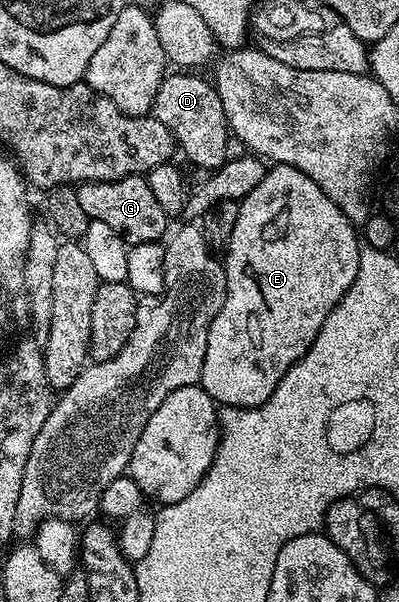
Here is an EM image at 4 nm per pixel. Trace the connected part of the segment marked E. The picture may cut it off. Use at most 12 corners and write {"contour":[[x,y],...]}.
{"contour":[[311,178],[239,202],[199,384],[254,409],[359,271]]}

